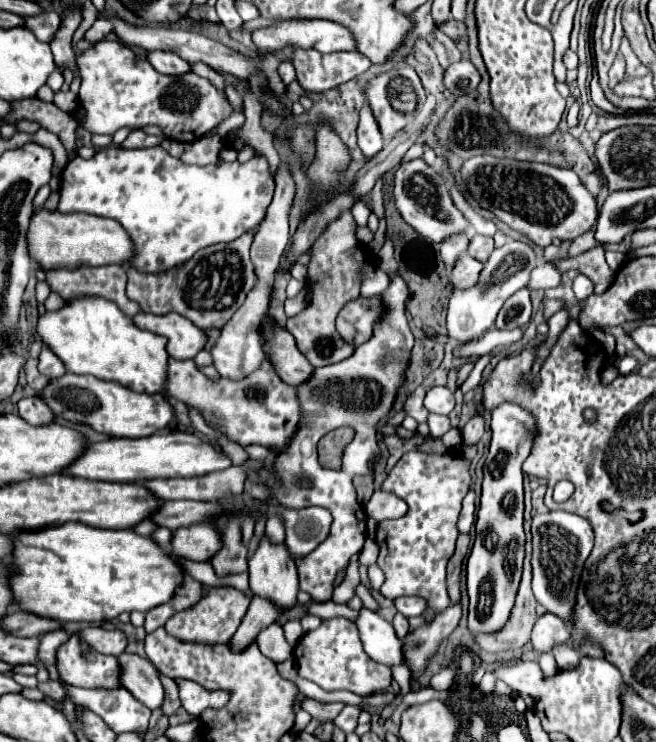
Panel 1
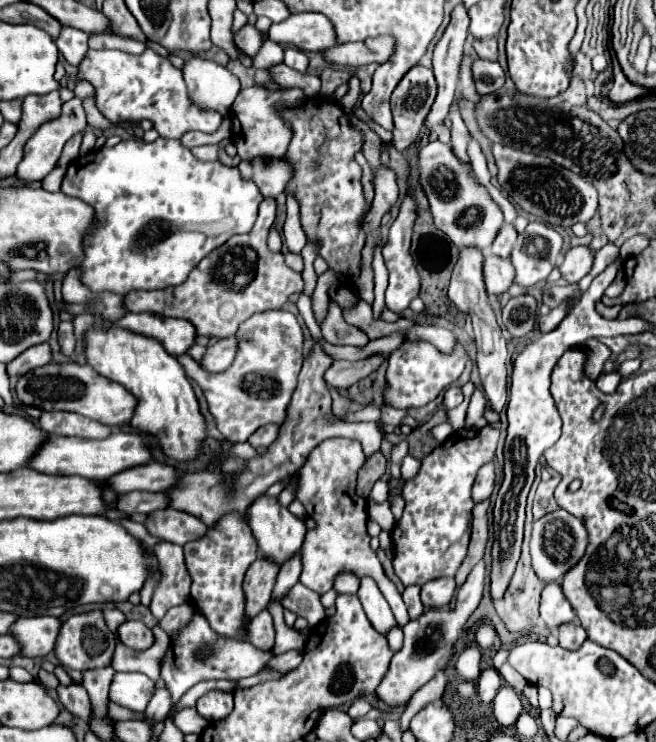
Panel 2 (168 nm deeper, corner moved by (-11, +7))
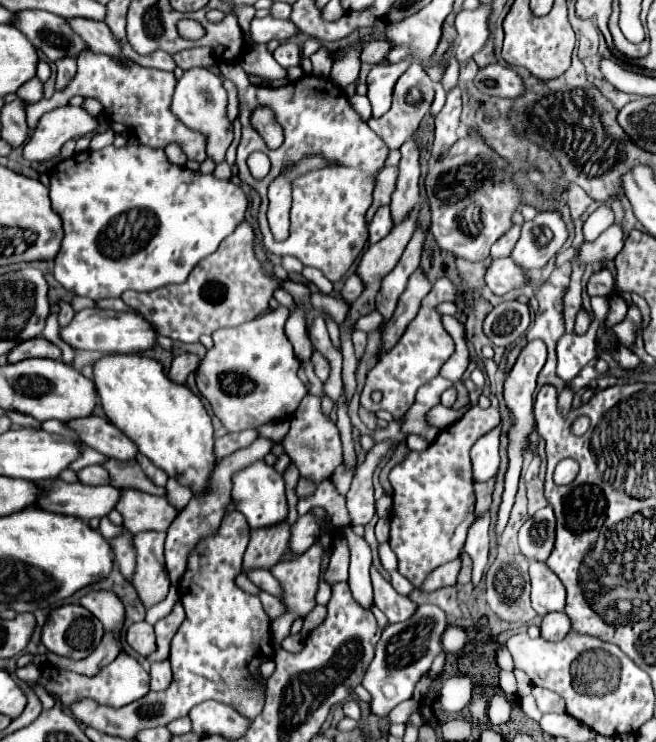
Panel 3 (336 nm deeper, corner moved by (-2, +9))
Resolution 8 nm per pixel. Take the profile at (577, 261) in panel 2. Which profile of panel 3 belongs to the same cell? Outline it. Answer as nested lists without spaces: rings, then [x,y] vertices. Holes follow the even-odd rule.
[[[613,223],[595,241],[583,243],[579,247],[579,259],[583,263],[597,263],[597,261],[605,261],[605,259],[615,259],[615,255],[621,249],[623,249],[623,225]]]

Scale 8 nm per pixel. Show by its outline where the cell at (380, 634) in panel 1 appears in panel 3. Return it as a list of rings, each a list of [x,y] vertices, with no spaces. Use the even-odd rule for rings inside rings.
[[[345,527],[345,535],[351,549],[351,565],[349,565],[349,587],[355,597],[355,601],[369,609],[373,603],[373,589],[369,579],[371,569],[371,549],[363,537],[357,537],[351,527]]]

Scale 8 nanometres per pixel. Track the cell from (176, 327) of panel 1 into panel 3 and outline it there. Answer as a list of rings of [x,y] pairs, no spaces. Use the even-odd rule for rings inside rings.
[[[81,309],[67,327],[59,329],[59,337],[73,349],[101,353],[139,353],[155,347],[155,329],[139,313],[117,313],[111,309]]]

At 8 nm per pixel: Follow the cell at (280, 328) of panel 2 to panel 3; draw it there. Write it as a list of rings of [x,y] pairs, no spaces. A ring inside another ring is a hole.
[[[279,305],[275,311],[267,311],[241,327],[213,333],[215,345],[201,359],[195,379],[199,393],[211,403],[213,413],[227,431],[257,429],[271,421],[289,421],[307,395],[307,387],[297,375],[301,361],[295,357],[293,345],[283,333],[285,319],[287,315]]]

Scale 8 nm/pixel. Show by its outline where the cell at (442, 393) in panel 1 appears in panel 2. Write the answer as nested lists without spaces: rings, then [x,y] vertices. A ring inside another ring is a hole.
[[[450,385],[446,391],[444,391],[444,407],[452,409],[452,407],[458,407],[462,403],[462,391],[458,385]]]

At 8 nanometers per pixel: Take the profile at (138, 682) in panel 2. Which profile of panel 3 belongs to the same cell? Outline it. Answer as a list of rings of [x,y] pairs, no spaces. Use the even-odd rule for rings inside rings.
[[[119,653],[113,663],[103,667],[103,671],[99,671],[93,677],[85,677],[85,675],[65,671],[54,664],[46,663],[41,667],[41,676],[37,679],[37,683],[43,685],[49,695],[55,695],[63,709],[69,709],[75,701],[81,701],[81,699],[93,699],[95,703],[107,705],[107,707],[123,707],[149,693],[149,673],[129,653]]]

